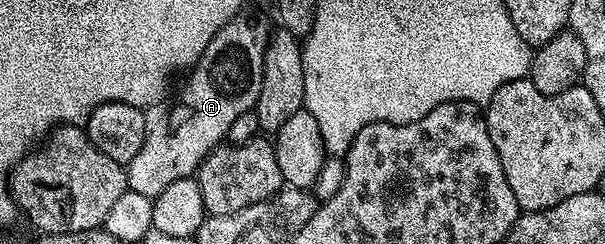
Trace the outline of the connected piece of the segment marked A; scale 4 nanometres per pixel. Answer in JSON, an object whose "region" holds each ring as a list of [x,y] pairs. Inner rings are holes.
{"region":[[[236,16],[214,34],[201,56],[190,67],[183,86],[184,102],[167,114],[163,126],[152,125],[141,152],[125,169],[129,189],[154,200],[173,180],[192,177],[205,156],[226,139],[229,124],[237,116],[254,111],[261,96],[261,80],[269,29],[259,18]]]}

